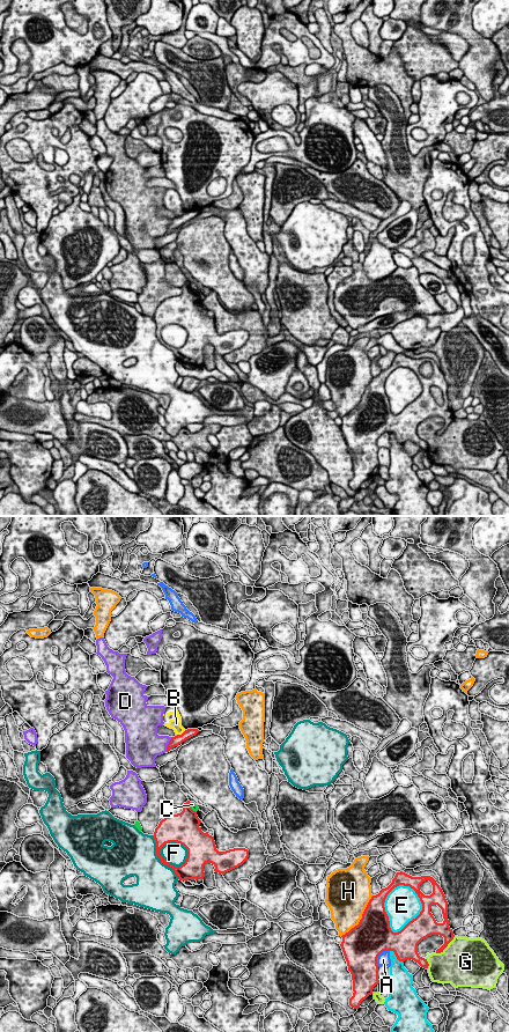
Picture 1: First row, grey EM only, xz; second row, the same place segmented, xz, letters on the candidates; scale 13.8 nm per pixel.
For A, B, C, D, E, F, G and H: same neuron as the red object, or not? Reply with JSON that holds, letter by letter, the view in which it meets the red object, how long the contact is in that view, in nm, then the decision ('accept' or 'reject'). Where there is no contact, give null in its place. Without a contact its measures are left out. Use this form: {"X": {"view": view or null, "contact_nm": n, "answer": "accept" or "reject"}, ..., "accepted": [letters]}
{"A": {"view": "xz", "contact_nm": 280, "answer": "reject"}, "B": {"view": "xz", "contact_nm": 140, "answer": "reject"}, "C": {"view": "xz", "contact_nm": 190, "answer": "reject"}, "D": {"view": "xz", "contact_nm": 240, "answer": "reject"}, "E": {"view": "xz", "contact_nm": 700, "answer": "reject"}, "F": {"view": "xz", "contact_nm": 700, "answer": "reject"}, "G": {"view": "xz", "contact_nm": 360, "answer": "reject"}, "H": {"view": "xz", "contact_nm": 700, "answer": "reject"}, "accepted": []}

